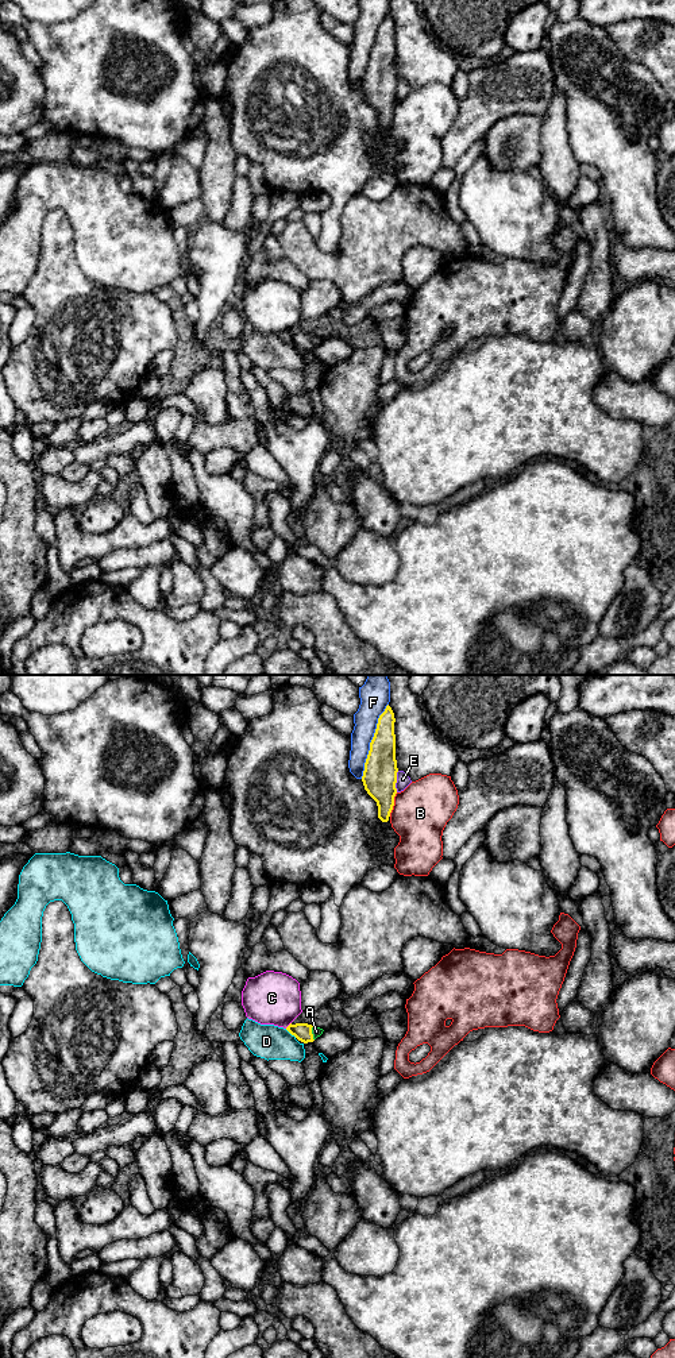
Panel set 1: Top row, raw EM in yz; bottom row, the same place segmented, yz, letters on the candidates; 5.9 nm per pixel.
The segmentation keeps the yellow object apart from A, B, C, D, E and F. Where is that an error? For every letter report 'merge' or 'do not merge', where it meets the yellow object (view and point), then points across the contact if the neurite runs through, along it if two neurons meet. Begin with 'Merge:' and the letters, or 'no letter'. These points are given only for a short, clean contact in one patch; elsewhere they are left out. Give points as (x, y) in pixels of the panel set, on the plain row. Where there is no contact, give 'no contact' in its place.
Merge: A
A: merge; contact yz (311, 342); way yz (303, 340), (311, 342), (316, 340)
B: do not merge; contact yz (393, 114)
C: do not merge; contact yz (289, 334)
D: do not merge; contact yz (290, 342)
E: do not merge; contact yz (396, 91)
F: do not merge; contact yz (371, 50)

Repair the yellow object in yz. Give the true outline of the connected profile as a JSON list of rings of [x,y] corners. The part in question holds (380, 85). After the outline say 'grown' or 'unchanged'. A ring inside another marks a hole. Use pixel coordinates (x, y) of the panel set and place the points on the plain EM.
[[[387,13],[379,24],[370,59],[364,72],[362,90],[367,103],[377,111],[378,127],[387,131],[397,103],[397,69],[394,22]]]; unchanged

